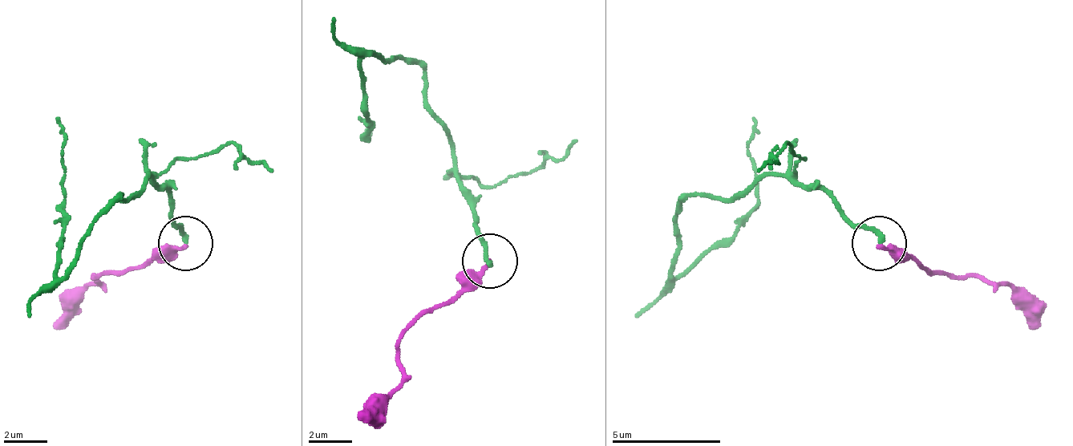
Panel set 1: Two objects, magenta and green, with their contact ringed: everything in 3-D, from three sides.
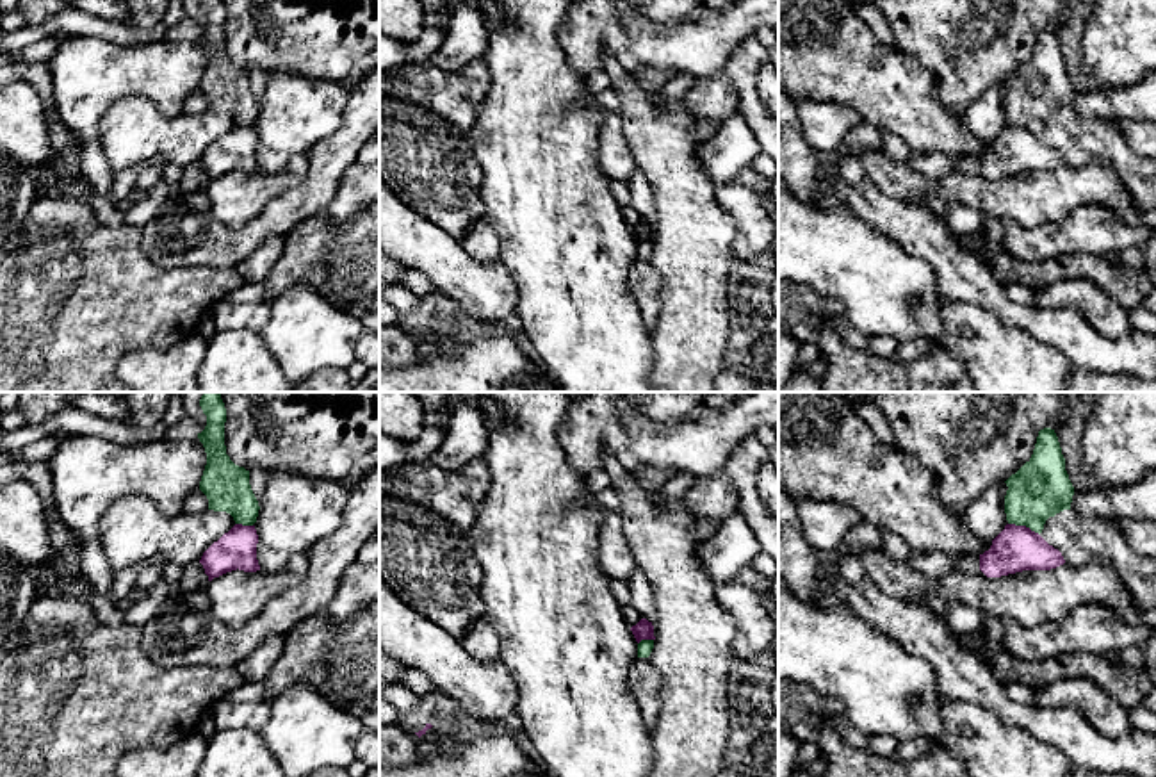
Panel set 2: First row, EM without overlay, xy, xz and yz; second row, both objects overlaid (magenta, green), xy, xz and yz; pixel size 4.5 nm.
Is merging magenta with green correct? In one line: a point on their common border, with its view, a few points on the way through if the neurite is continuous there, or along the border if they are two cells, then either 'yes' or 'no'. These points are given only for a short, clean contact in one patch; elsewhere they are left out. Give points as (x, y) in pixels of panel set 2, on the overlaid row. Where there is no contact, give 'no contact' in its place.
meets magenta in yz at (1025, 526); border along yz (1009, 523), (1028, 526), (1039, 535); no

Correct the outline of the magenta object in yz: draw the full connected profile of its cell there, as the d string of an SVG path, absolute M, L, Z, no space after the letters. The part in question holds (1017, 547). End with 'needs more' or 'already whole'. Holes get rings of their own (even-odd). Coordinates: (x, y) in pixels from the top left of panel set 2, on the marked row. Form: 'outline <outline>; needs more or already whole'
outline M1006 524L983 554L965 552L958 568L980 568L987 577L1001 577L1022 570L1051 570L1063 565L1058 549L1026 526Z; needs more

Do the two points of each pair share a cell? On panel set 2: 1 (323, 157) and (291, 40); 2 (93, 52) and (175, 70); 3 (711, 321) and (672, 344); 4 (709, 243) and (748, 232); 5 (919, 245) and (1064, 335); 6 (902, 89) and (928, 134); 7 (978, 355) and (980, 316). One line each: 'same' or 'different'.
1: different
2: same
3: same
4: different
5: same
6: same
7: same

